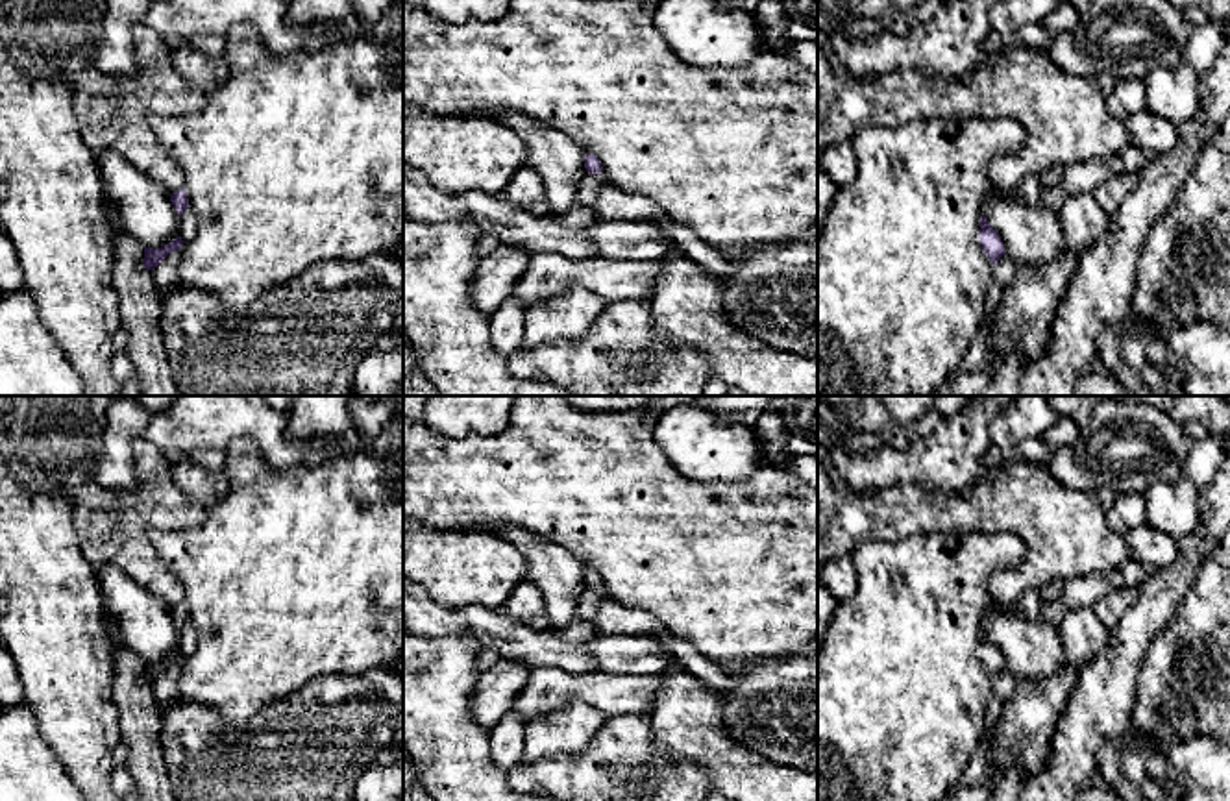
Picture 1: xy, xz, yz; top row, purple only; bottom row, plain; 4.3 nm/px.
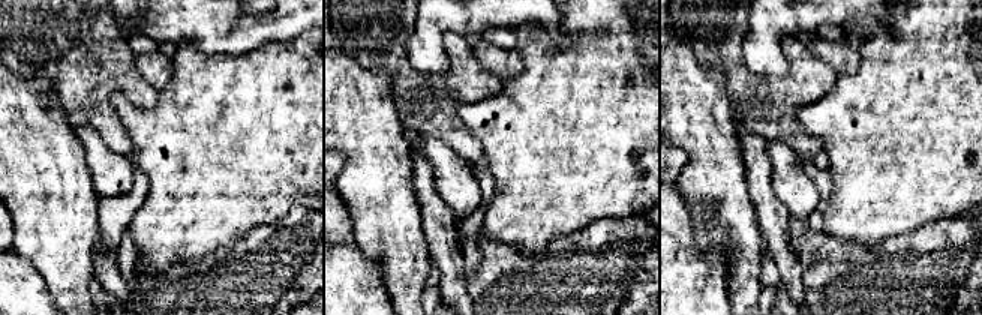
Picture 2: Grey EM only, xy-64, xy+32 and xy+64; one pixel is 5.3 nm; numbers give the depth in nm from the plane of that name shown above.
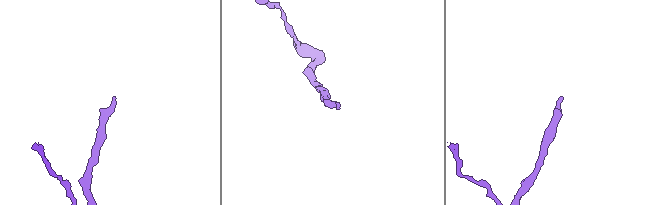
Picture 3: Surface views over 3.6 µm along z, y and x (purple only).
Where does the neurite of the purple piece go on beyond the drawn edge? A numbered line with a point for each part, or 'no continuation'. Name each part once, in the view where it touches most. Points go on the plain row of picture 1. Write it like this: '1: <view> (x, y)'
no continuation

